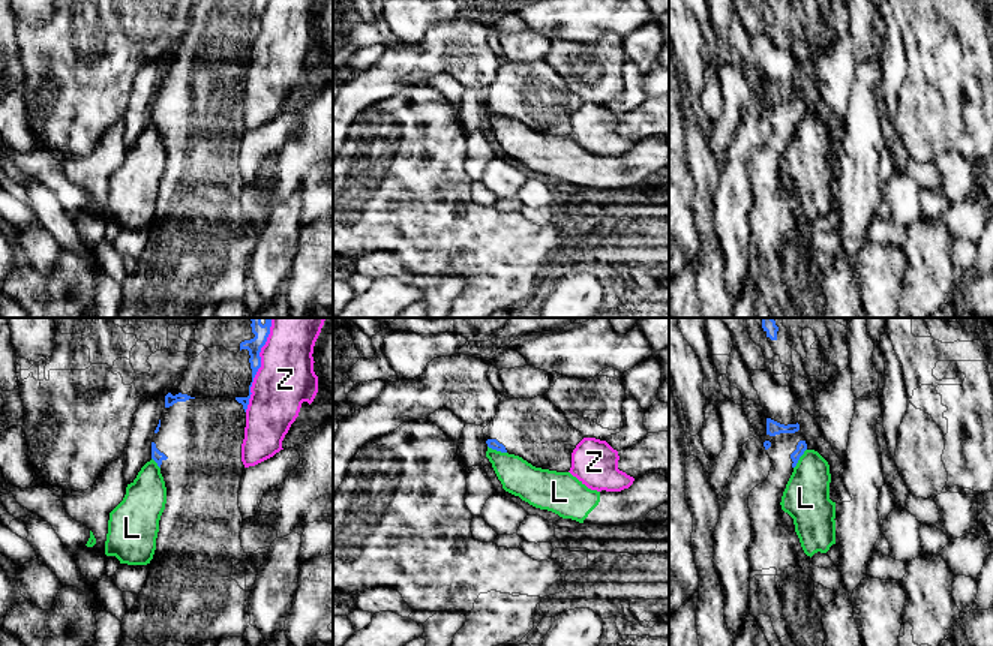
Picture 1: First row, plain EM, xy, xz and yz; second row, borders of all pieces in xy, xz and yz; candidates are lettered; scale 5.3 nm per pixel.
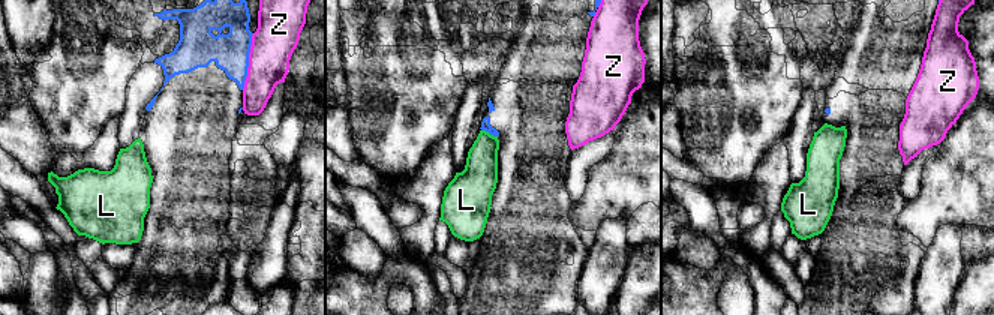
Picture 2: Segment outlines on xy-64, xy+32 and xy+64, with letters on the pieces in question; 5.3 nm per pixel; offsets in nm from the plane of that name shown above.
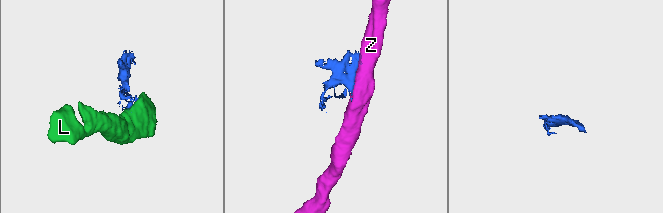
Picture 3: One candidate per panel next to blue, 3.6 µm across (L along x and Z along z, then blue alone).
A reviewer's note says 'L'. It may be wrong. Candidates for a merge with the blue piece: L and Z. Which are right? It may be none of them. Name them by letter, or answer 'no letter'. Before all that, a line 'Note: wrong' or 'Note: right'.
Note: wrong
no letter

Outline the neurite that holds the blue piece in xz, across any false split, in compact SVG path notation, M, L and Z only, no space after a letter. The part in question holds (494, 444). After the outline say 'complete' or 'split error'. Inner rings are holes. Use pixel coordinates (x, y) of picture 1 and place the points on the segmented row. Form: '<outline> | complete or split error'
M502 396L495 418L483 429L489 448L522 457L536 468L568 472L572 453L584 439L544 396Z | split error

